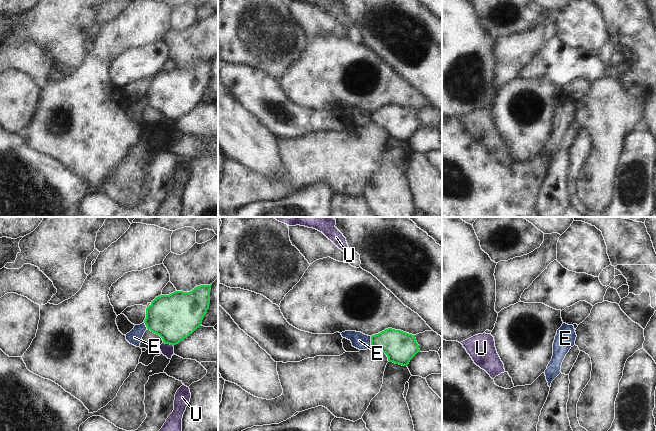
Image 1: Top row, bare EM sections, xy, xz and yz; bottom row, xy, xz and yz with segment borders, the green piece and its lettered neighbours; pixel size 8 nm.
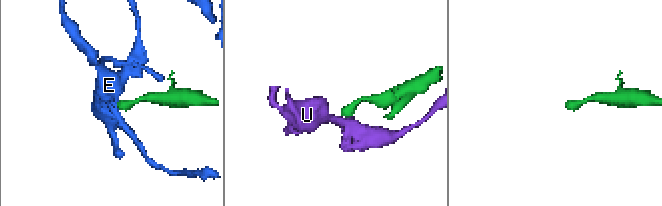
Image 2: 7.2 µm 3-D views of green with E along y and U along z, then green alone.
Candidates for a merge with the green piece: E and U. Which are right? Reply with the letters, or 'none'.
none

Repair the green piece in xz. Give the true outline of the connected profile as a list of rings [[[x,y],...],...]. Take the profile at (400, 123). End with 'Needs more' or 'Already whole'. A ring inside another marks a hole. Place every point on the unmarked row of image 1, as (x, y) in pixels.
[[[392,104],[371,112],[371,122],[385,129],[389,138],[407,142],[420,128],[415,111]]]. Already whole.

